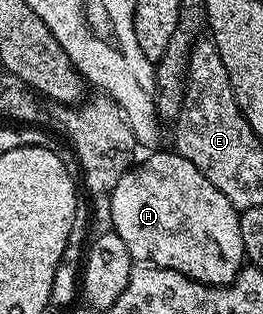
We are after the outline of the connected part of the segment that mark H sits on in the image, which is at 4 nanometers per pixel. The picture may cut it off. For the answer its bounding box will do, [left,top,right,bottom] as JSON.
[108,151,246,285]

